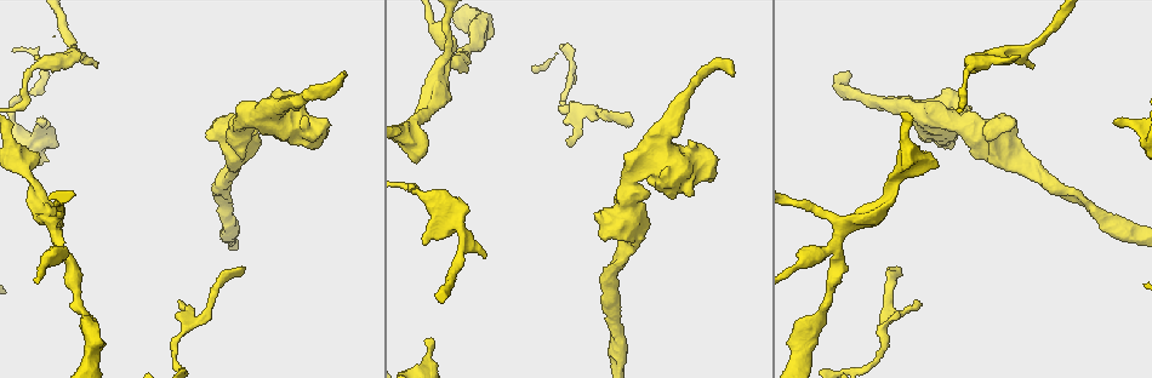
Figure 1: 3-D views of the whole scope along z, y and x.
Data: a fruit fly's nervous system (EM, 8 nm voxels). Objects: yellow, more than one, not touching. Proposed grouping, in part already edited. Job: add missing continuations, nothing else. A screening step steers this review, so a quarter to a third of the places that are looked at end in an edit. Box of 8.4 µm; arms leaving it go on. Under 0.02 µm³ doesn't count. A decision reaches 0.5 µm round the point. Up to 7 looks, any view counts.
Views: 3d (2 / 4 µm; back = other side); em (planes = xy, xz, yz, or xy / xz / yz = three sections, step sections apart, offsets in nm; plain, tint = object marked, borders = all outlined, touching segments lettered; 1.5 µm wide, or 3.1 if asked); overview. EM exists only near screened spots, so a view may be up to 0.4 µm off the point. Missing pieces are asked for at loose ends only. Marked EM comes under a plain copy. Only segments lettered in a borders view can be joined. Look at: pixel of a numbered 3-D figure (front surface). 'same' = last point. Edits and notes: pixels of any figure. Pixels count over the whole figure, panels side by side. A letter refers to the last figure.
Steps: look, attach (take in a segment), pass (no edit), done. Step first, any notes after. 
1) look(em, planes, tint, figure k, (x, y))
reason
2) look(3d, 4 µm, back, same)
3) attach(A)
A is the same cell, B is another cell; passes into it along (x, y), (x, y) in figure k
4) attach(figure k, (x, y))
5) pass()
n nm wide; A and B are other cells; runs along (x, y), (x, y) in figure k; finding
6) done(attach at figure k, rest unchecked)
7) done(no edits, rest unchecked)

look(3d, 4 µm, figure 1, (243, 270))
thin end

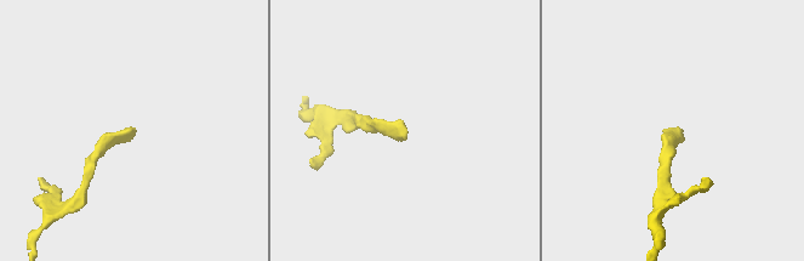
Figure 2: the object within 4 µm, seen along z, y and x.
look(em, xz, step 4, tint, figure 2, (132, 131))
shape alone is not enough

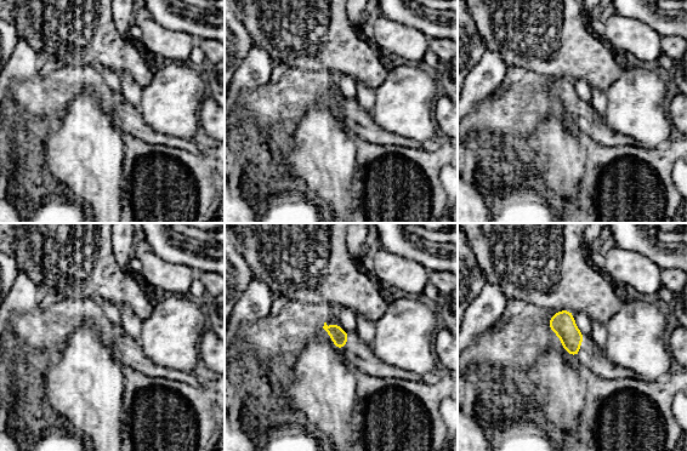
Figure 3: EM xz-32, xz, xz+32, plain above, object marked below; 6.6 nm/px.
look(em, planes, borders, same)

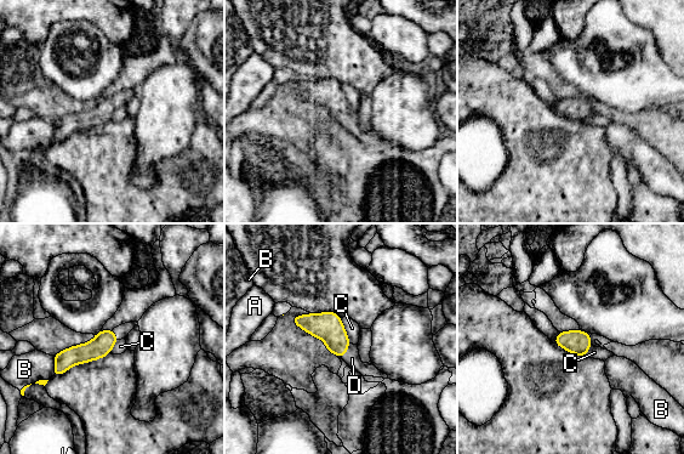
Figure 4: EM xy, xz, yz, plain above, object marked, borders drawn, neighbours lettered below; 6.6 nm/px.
attach(figure 4, (352, 358))
D is the same cell, A, B and C are other cells; passes into it along (328, 327), (346, 350), (352, 358) in figure 4; the neuron continues

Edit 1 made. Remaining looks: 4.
look(3d, 4 µm, figure 1, (483, 255))
branch stops here

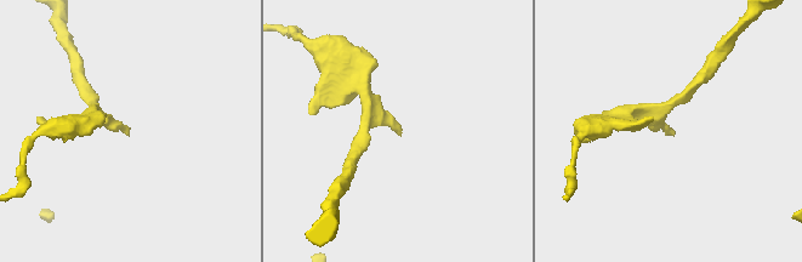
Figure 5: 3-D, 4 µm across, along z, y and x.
look(em, planes, tint, figure 5, (399, 134))

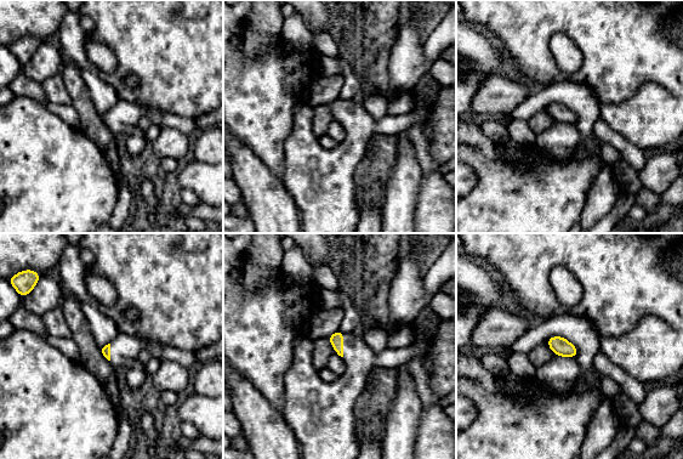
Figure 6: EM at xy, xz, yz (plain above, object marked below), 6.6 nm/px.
look(em, planes, borders, same)
what lies round it

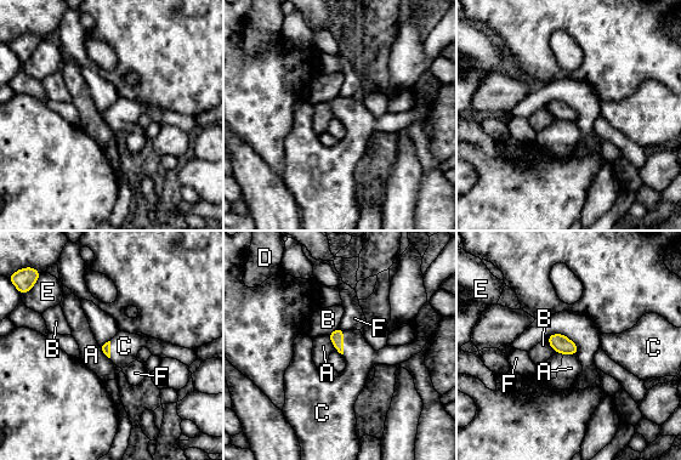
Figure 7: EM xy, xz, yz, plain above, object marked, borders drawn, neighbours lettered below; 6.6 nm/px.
attach(figure 7, (359, 356))
C is the same cell, A, B, D, E and F are other cells; it goes on there

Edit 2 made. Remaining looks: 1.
done(attach at figure 4, attach at figure 7, rest unchecked)

